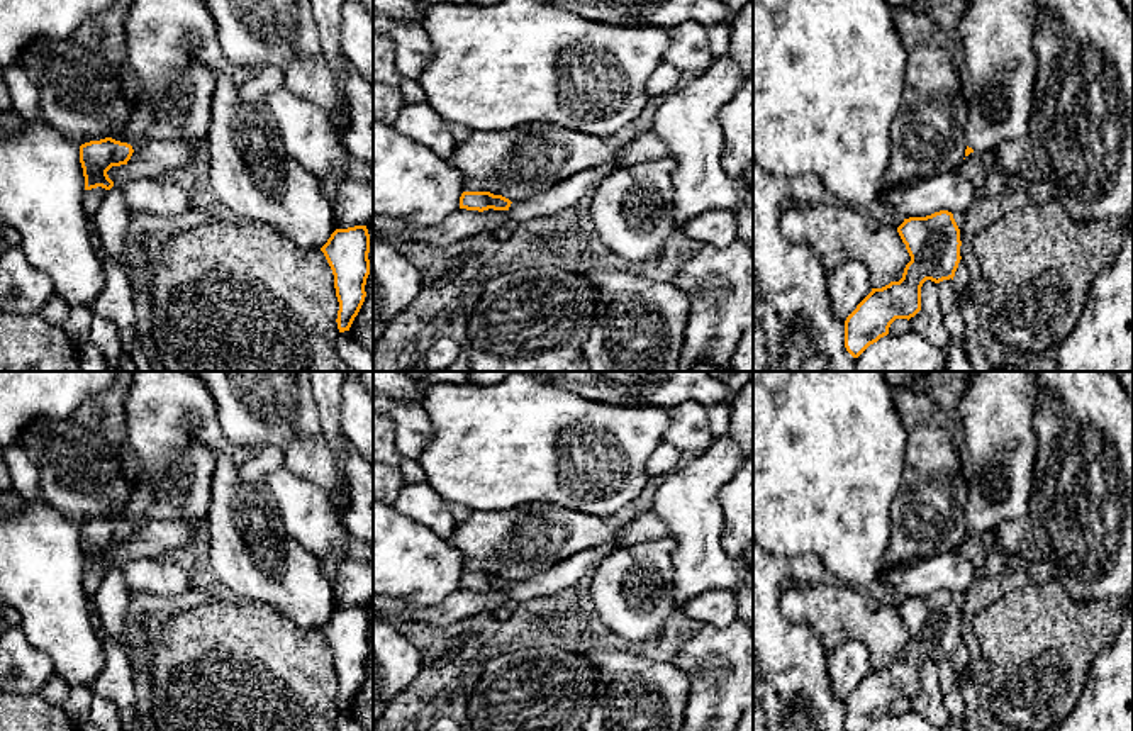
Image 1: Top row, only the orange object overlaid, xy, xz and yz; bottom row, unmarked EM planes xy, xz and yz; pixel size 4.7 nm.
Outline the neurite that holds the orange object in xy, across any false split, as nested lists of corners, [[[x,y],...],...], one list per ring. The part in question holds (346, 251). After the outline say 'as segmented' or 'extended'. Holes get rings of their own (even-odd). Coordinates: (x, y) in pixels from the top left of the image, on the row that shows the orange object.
[[[366,226],[336,229],[321,251],[334,275],[339,302],[336,322],[339,332],[344,332],[349,331],[366,297],[365,285],[370,275],[370,234]]] | as segmented

